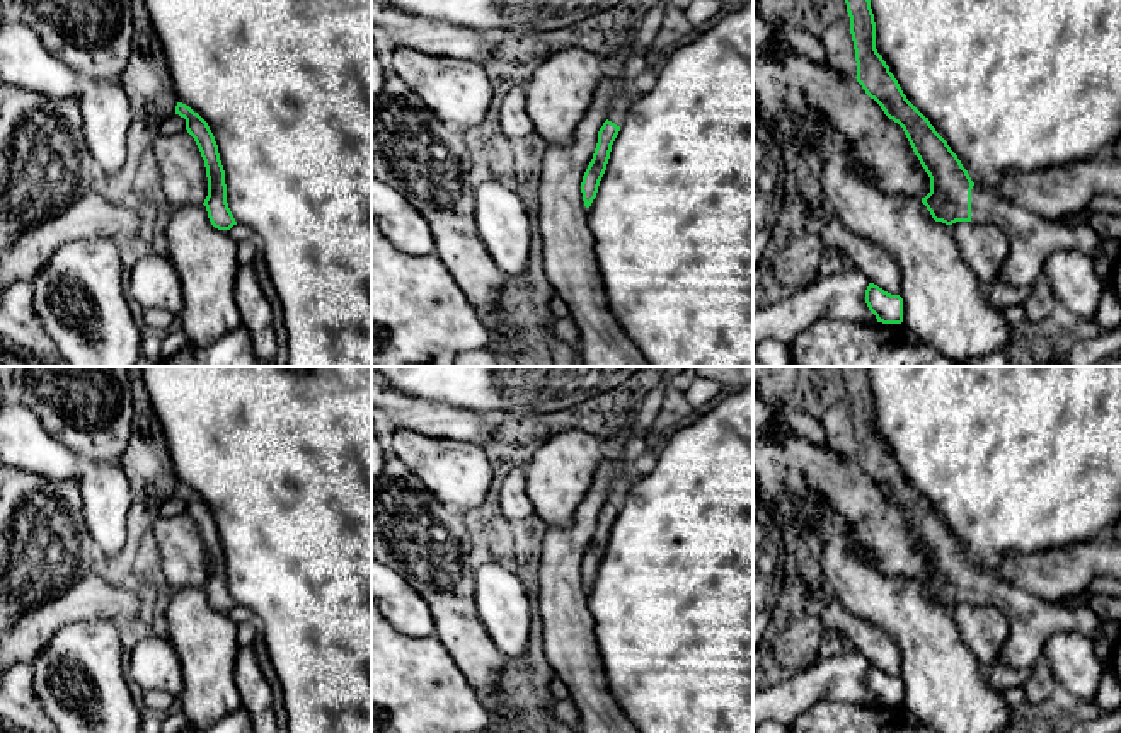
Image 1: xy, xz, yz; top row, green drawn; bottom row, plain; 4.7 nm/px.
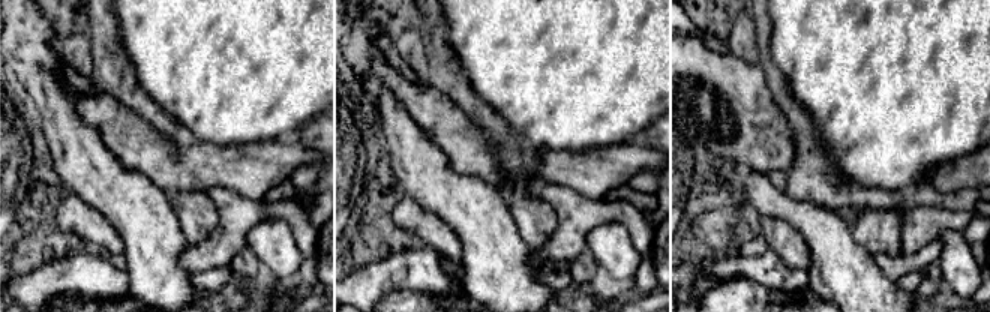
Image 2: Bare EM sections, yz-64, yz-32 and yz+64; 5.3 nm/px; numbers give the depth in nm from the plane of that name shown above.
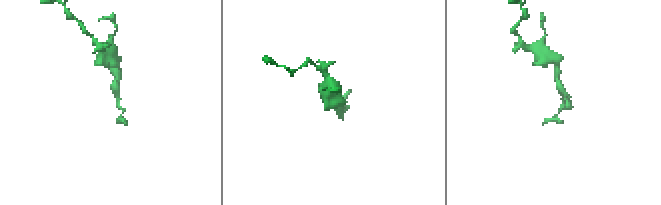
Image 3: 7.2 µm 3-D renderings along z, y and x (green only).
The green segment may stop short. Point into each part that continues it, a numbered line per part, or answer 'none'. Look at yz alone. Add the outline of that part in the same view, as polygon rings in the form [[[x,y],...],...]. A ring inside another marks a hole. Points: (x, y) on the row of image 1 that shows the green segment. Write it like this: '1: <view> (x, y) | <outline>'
1: yz (1031, 237) | [[[976,184],[971,189],[971,222],[992,223],[1009,239],[1009,254],[995,281],[1032,286],[1043,274],[1044,261],[1056,251],[1084,252],[1101,280],[1111,280],[1111,263],[1101,252],[1102,239],[1089,223],[1065,225],[1038,216]]]

